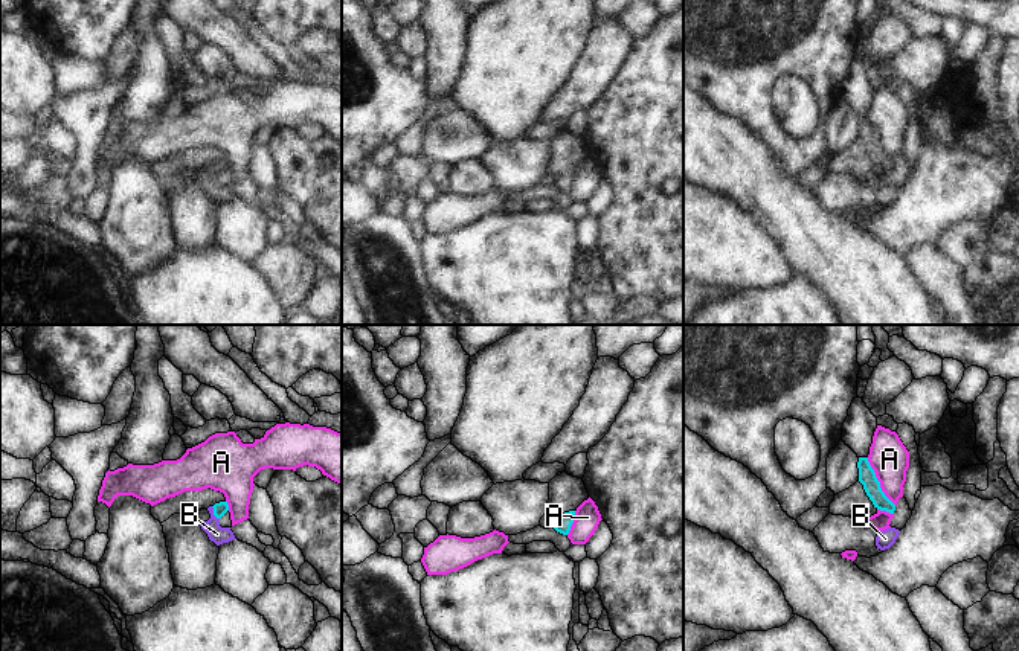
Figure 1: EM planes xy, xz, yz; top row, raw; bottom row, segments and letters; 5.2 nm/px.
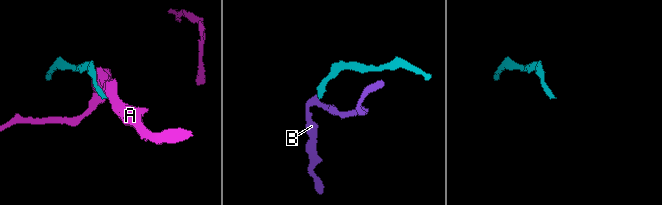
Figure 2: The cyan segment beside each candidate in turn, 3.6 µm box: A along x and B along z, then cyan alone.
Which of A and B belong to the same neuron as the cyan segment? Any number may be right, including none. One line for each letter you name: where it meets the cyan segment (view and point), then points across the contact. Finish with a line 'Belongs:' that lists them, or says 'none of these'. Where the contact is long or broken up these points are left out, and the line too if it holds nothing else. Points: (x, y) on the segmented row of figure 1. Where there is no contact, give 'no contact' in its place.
B: xy (214, 513) | across xy (221, 508), (214, 513), (214, 531), (217, 534)
Belongs: B

